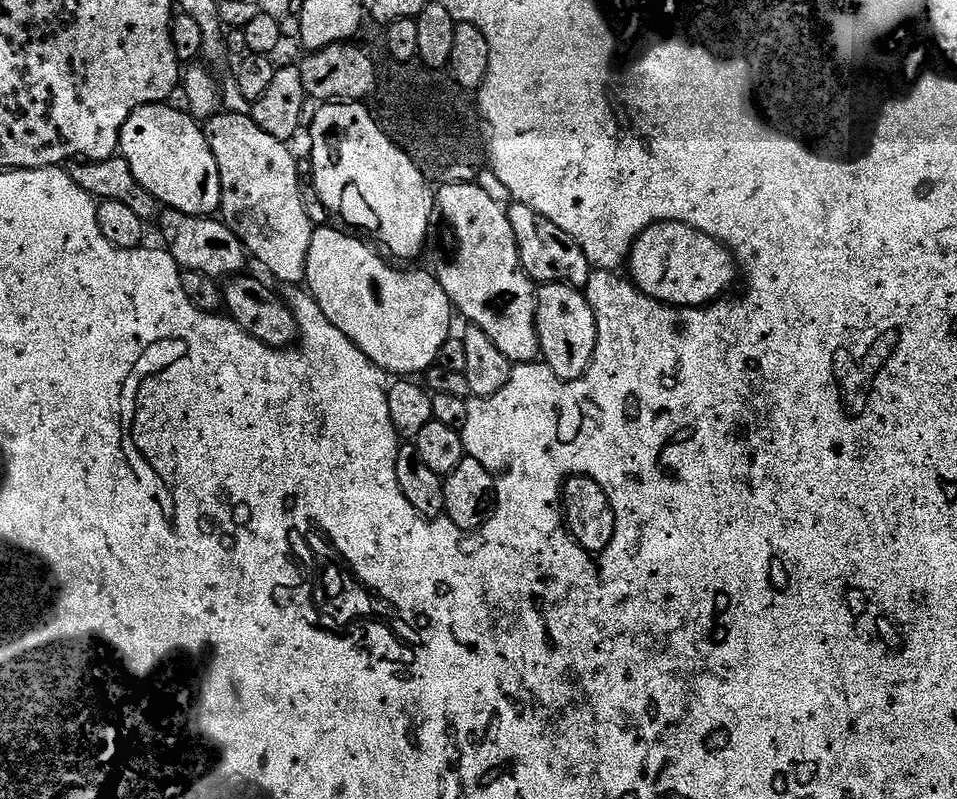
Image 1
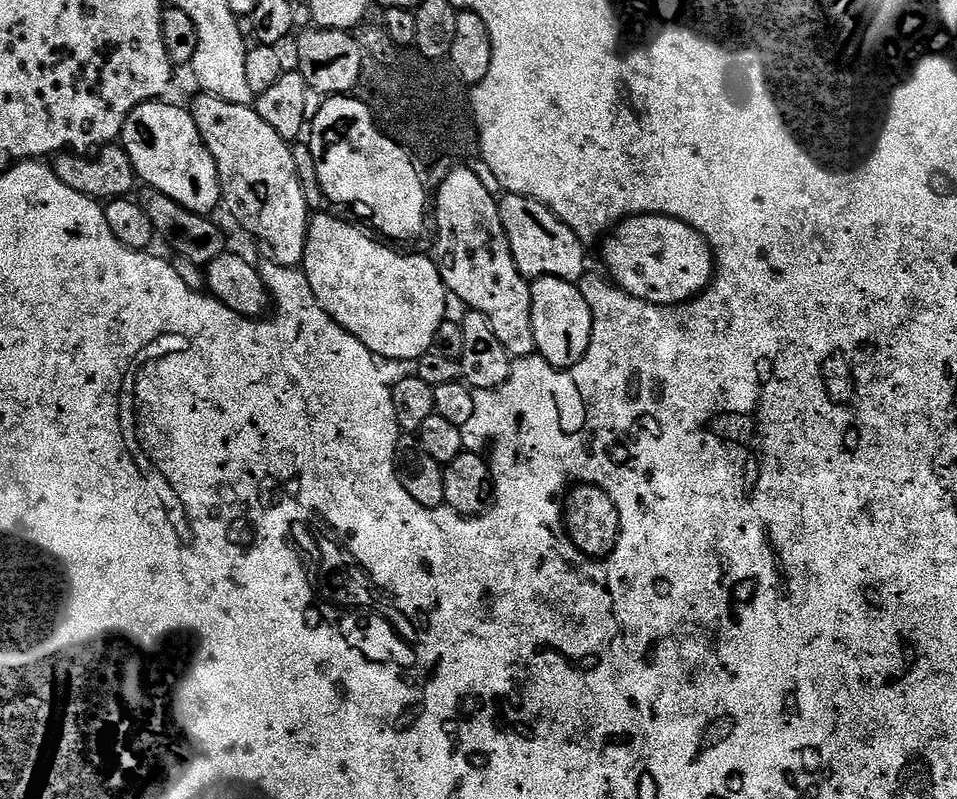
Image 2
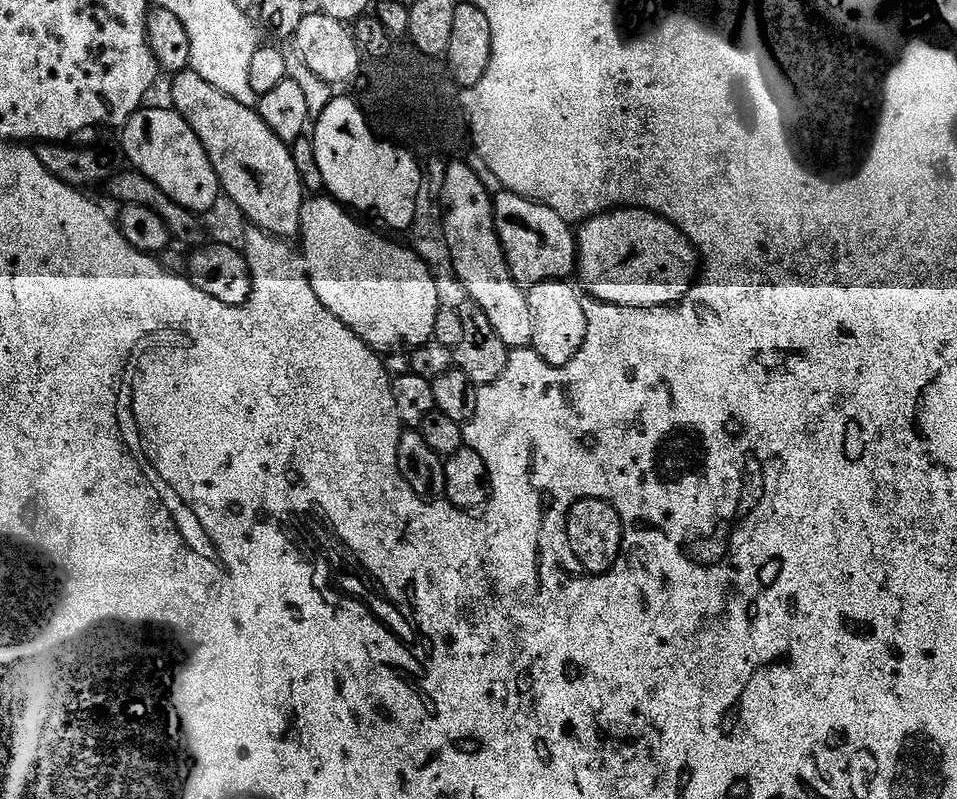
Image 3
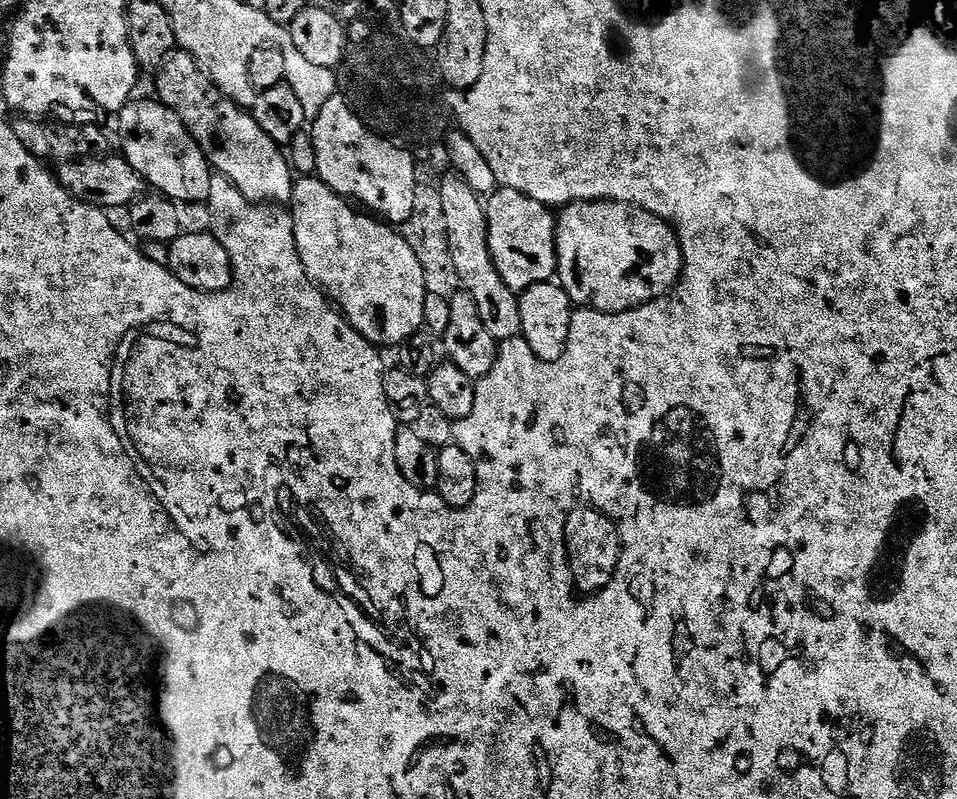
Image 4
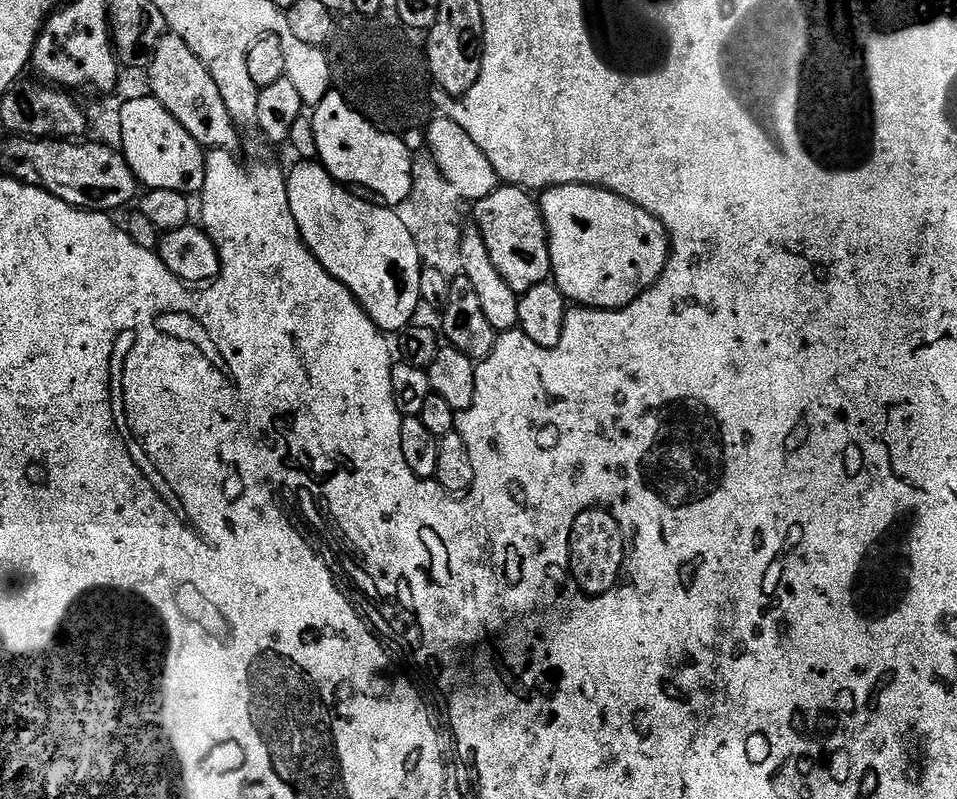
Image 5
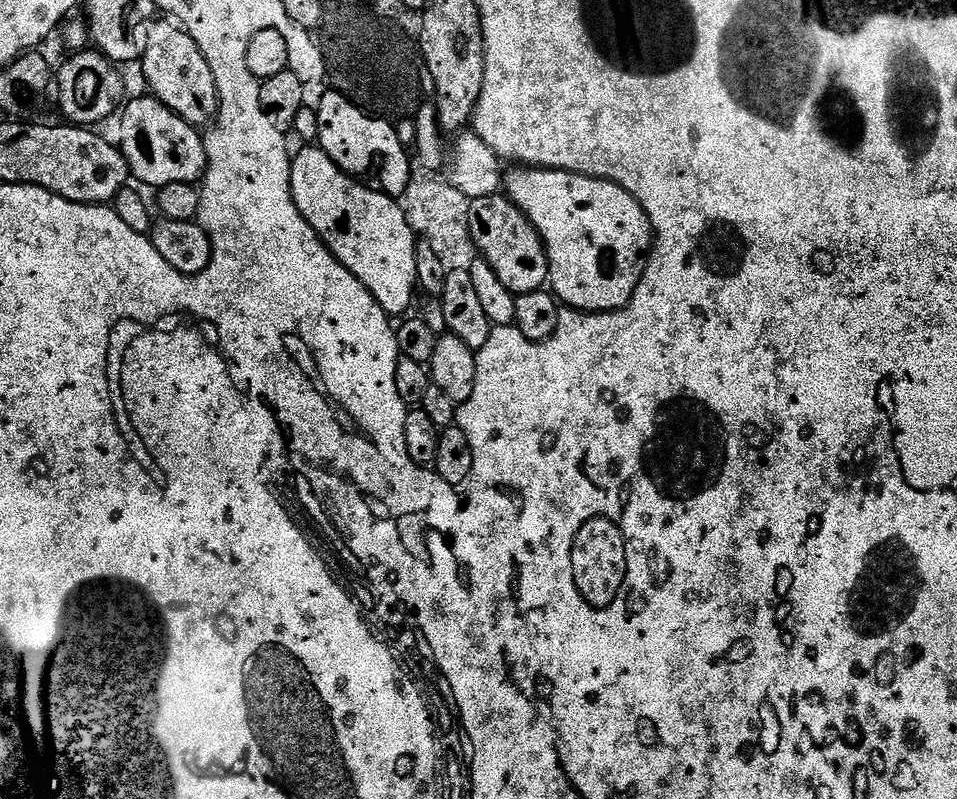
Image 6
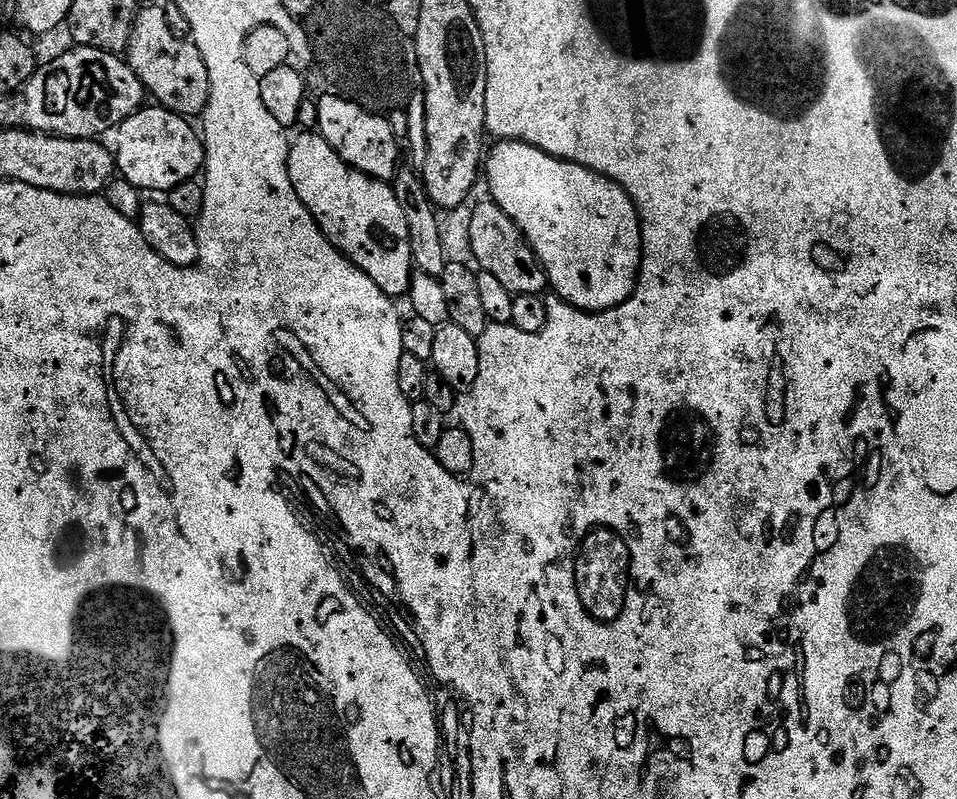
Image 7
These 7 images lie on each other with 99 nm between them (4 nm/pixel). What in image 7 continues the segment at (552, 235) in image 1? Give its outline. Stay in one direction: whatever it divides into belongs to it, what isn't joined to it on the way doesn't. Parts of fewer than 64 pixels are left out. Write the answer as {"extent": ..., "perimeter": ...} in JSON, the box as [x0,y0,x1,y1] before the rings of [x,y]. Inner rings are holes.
{"extent":[470,198,549,296],"perimeter":[[[485,198],[480,205],[472,208],[470,218],[470,246],[474,250],[474,258],[477,265],[483,271],[494,274],[506,290],[510,290],[513,296],[522,294],[541,295],[549,287],[548,276],[544,273],[544,267],[534,254],[534,250],[528,245],[528,239],[522,234],[522,230],[491,199]]]}

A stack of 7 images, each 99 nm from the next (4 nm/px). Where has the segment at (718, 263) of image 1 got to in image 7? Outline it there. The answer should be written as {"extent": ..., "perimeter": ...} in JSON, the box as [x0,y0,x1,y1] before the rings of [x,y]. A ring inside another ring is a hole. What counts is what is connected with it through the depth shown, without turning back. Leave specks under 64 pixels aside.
{"extent":[482,140,644,312],"perimeter":[[[500,140],[493,148],[491,145],[483,161],[482,172],[486,180],[488,176],[491,199],[499,208],[506,210],[506,214],[510,214],[522,230],[528,245],[544,267],[555,295],[582,312],[605,312],[608,308],[625,304],[631,298],[640,278],[644,243],[636,204],[624,193],[624,189],[594,170],[571,164],[569,160],[559,160],[520,140]]]}

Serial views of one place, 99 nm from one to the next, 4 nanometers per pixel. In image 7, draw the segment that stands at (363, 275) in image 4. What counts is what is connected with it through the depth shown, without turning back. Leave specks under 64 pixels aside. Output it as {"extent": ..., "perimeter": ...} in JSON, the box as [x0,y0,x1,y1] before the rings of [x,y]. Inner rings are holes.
{"extent":[288,132,414,297],"perimeter":[[[312,132],[297,140],[295,137],[288,150],[290,182],[298,198],[310,210],[324,237],[351,264],[374,278],[387,296],[403,297],[412,284],[414,265],[406,214],[402,214],[395,190],[391,183],[351,168],[324,136]]]}

